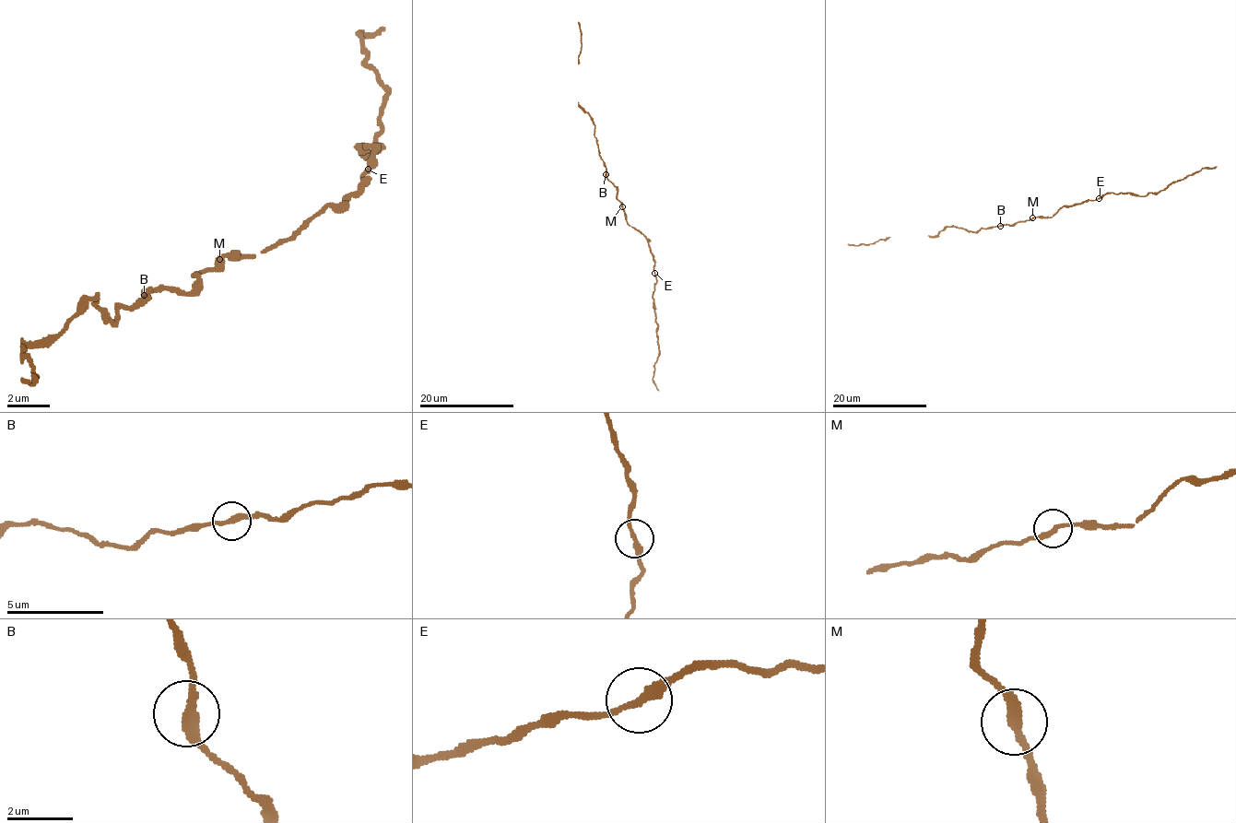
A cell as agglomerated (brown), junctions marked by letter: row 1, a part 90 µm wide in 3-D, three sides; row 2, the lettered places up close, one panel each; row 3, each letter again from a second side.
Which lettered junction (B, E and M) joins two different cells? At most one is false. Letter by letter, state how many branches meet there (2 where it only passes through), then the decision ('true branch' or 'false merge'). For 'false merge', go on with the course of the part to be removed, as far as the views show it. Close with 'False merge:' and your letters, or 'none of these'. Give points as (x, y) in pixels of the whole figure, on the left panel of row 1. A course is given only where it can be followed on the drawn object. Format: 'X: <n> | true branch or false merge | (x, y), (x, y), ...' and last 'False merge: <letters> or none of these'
B: 2 | true branch
E: 2 | true branch
M: 2 | true branch
False merge: none of these

